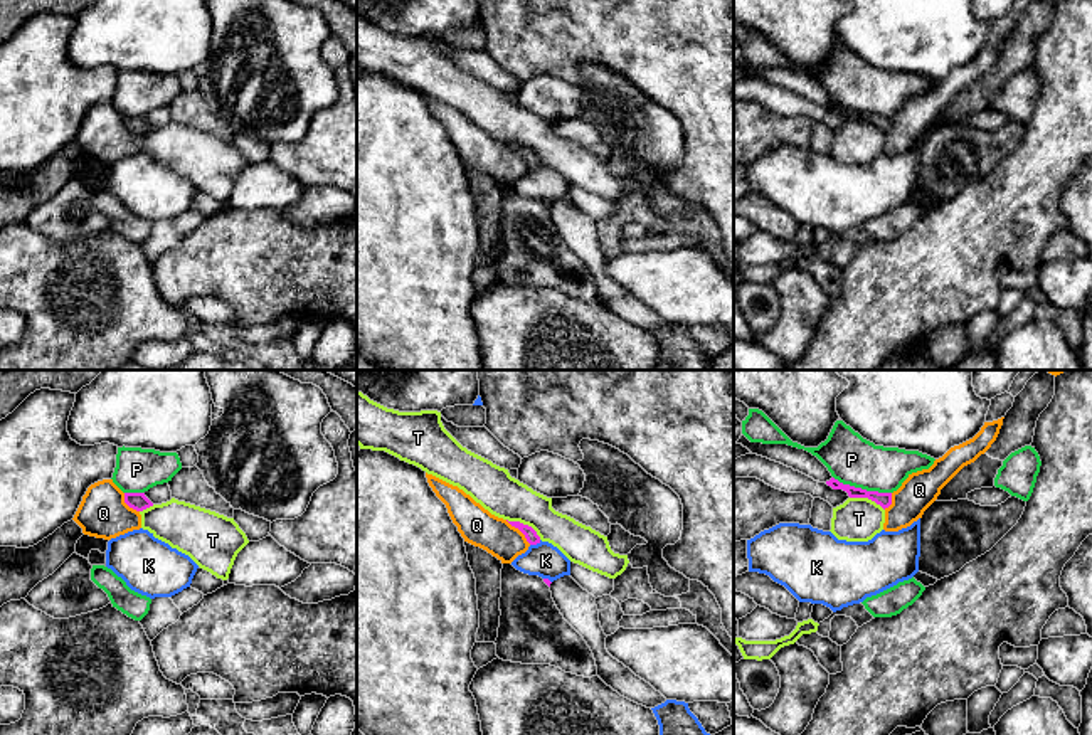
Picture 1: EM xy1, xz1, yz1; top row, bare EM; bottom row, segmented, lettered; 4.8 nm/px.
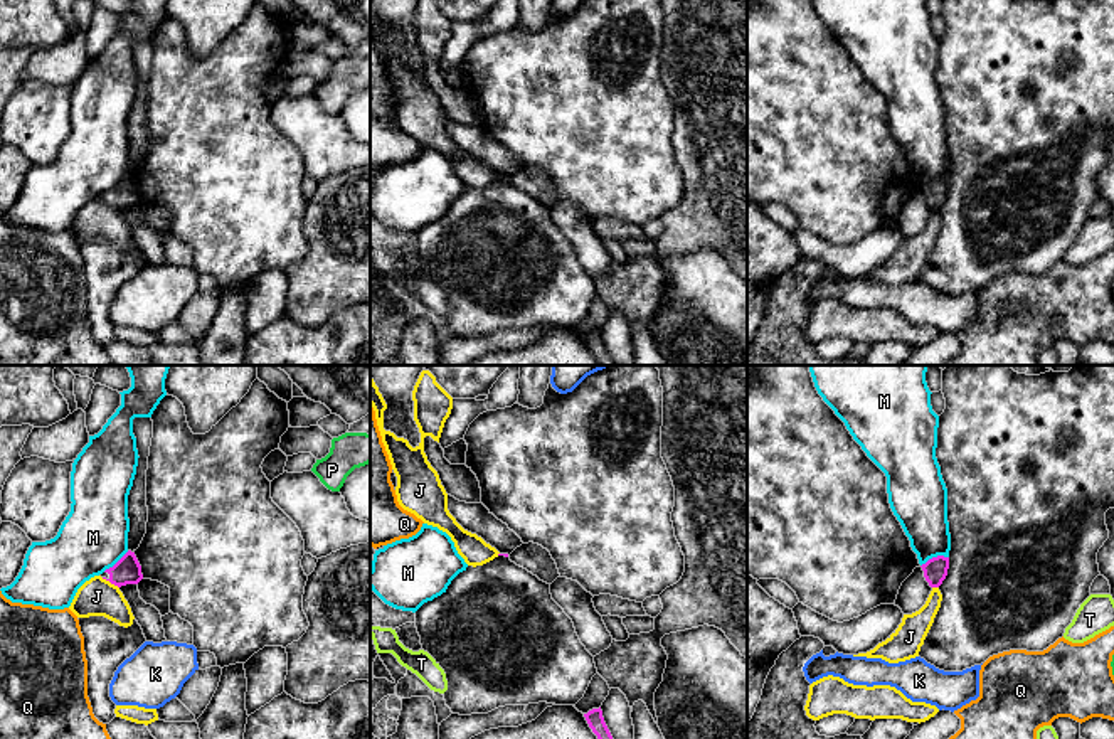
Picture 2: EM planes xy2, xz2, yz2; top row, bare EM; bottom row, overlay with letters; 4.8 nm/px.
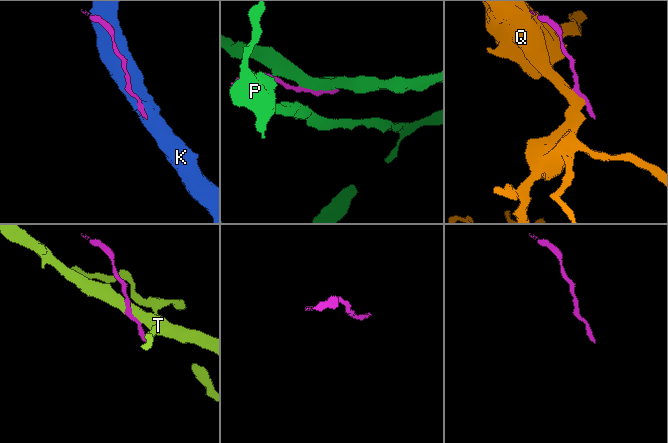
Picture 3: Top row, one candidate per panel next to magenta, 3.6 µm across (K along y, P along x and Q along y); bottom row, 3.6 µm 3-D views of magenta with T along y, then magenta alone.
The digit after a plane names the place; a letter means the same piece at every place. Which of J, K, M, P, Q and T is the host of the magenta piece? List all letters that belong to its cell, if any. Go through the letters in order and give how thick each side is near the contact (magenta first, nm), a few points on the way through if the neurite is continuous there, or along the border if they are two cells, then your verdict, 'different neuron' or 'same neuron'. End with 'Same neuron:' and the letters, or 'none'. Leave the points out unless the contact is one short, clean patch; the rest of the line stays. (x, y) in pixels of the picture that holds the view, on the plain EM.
J: 130 nm thick on the magenta side, 180 nm on the other; border along xy2 (101, 201), (118, 211); different neuron
K: 60 nm thick on the magenta side, 160 nm on the other; border along xz1 (540, 163), (530, 169); different neuron
M: 110 nm thick on the magenta side, 260 nm on the other; border along yz2 (948, 179), (933, 179), (921, 189); different neuron
P: 70 nm thick on the magenta side, 240 nm on the other; different neuron
Q: 60 nm thick on the magenta side, 180 nm on the other; border along xz1 (505, 143), (530, 167); different neuron
T: 60 nm thick on the magenta side, 200 nm on the other; border along xz1 (507, 142), (527, 147), (540, 162); different neuron
Same neuron: none

